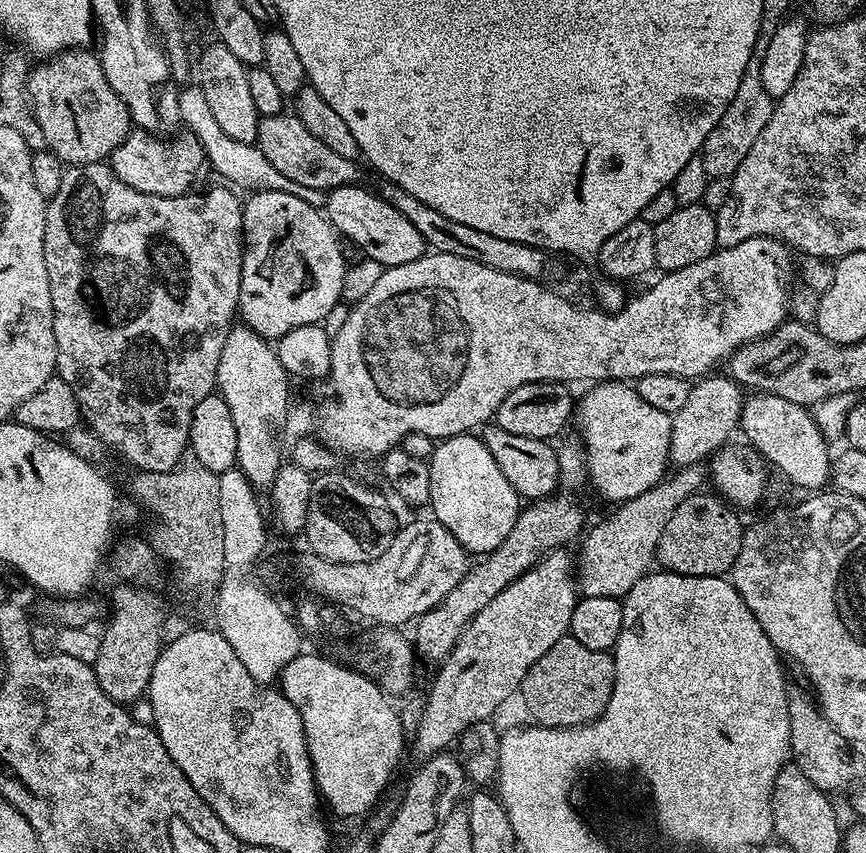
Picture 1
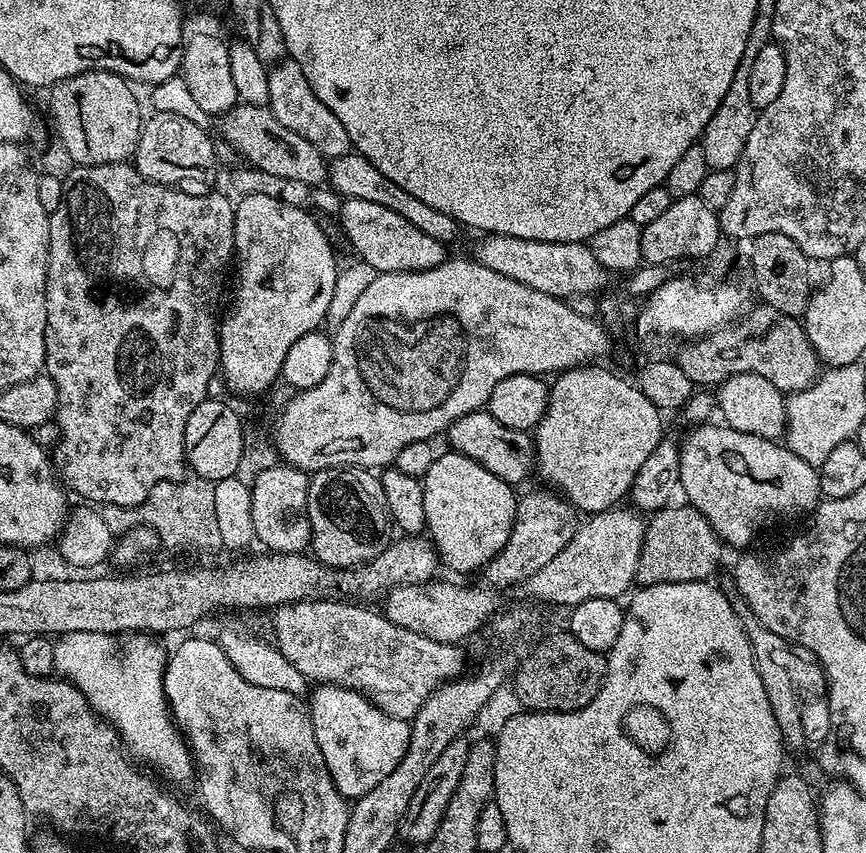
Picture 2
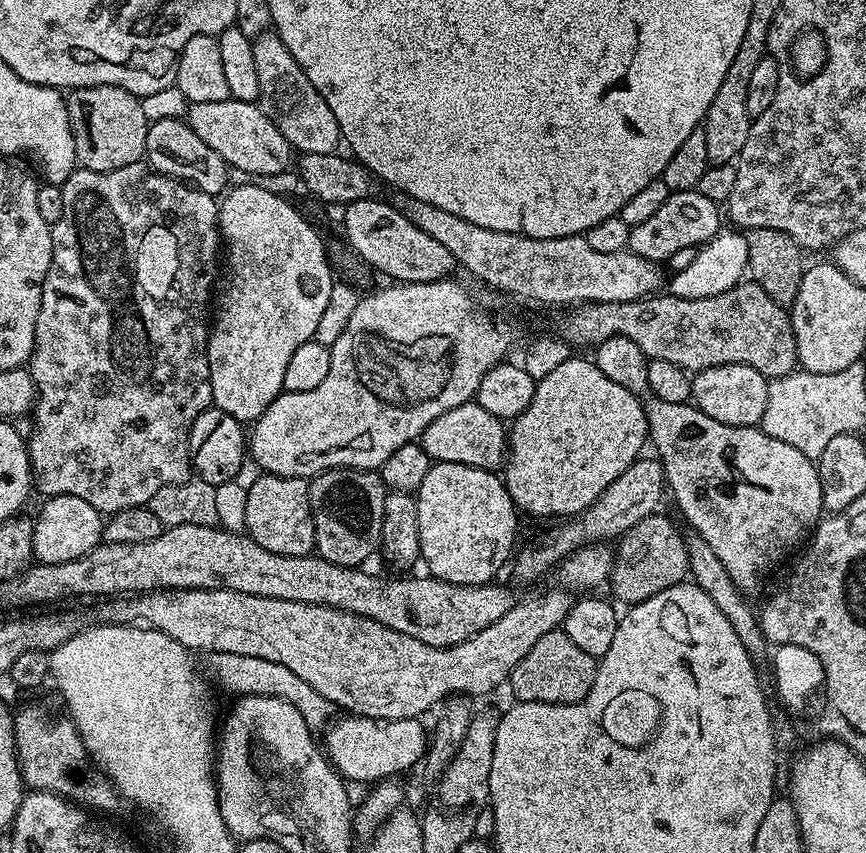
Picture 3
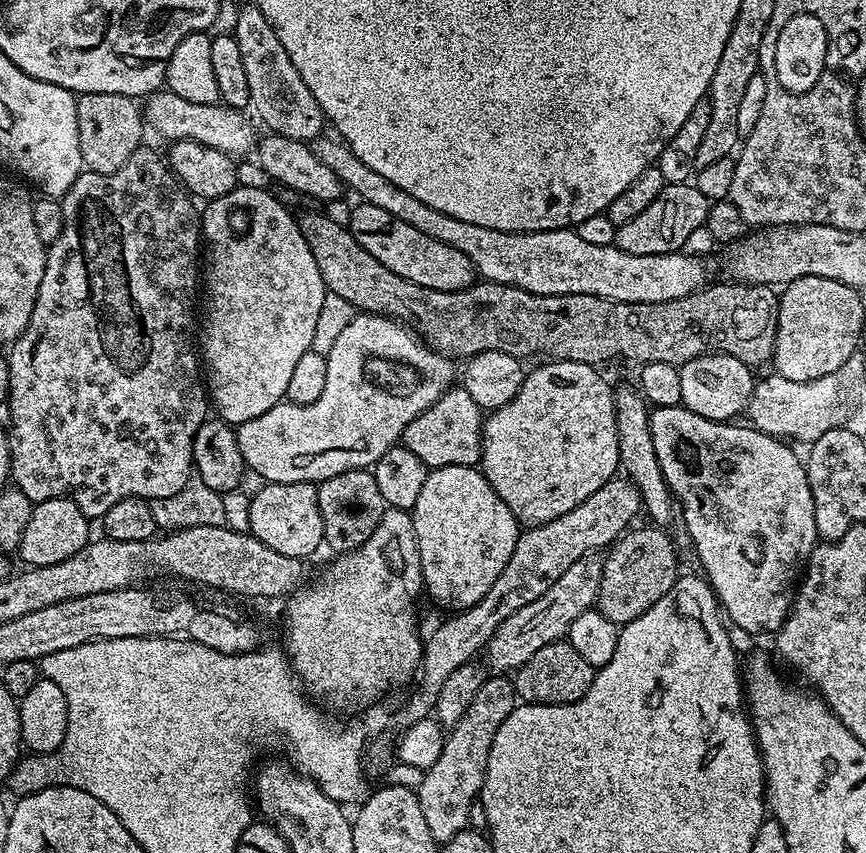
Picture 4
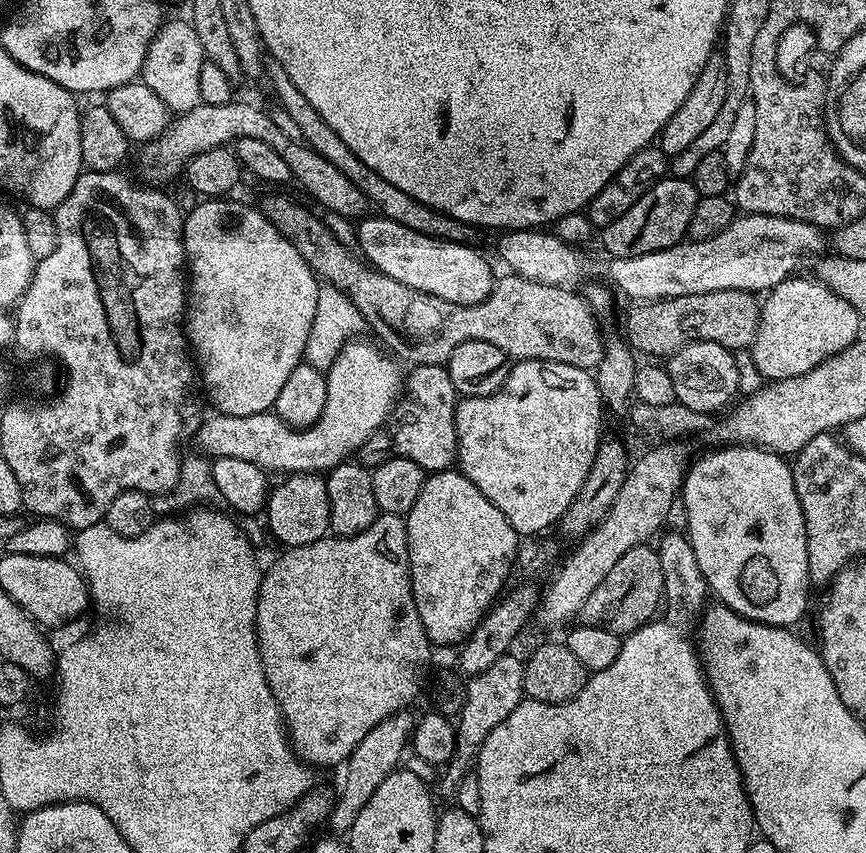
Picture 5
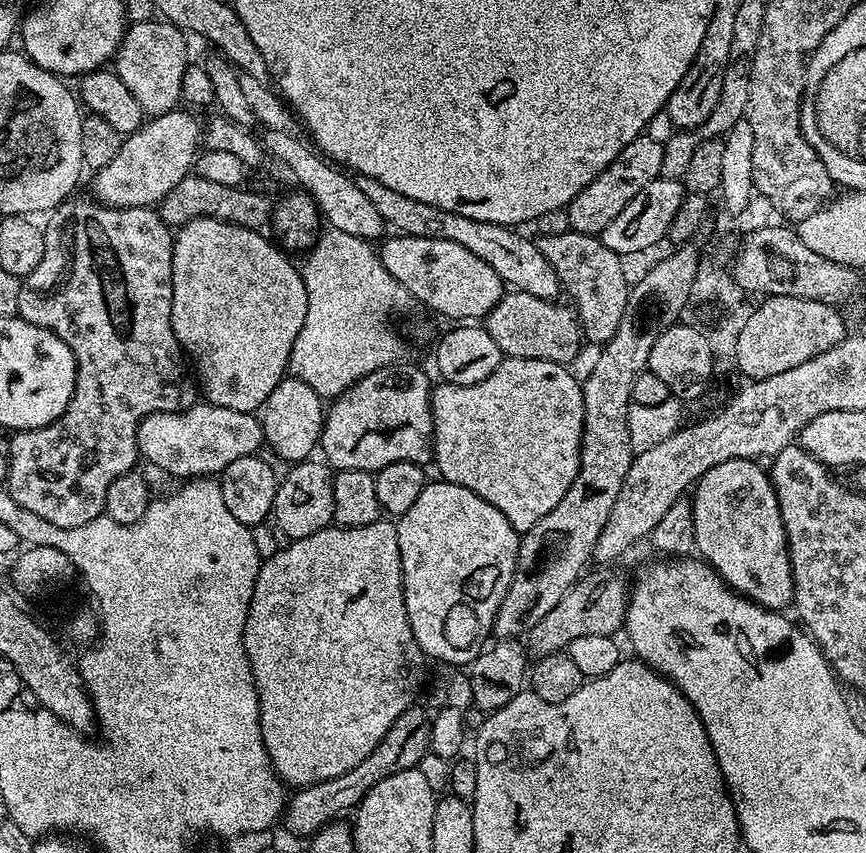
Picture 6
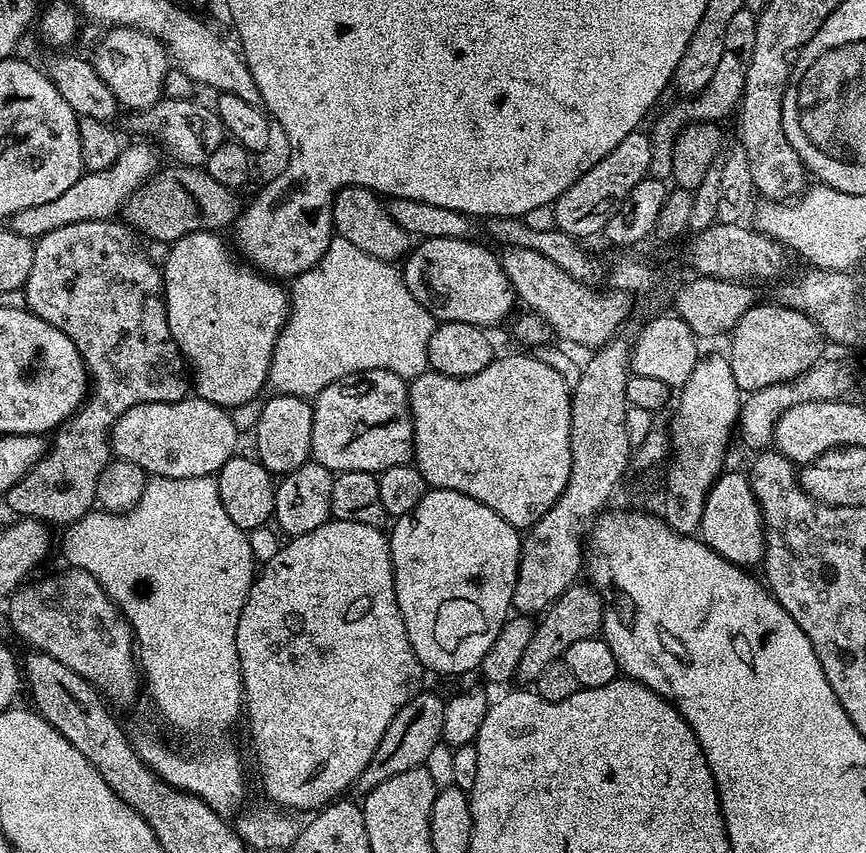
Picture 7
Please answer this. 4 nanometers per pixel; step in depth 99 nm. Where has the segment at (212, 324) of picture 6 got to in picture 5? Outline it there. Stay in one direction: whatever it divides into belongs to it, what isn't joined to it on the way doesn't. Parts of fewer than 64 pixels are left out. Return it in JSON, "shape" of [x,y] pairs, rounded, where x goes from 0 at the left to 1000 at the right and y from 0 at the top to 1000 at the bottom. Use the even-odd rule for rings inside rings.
{"shape":[[[238,232],[214,252],[211,286],[217,336],[212,386],[239,470],[241,467],[253,487],[286,489],[318,475],[327,449],[350,423],[370,331],[349,298],[300,245],[267,234]]]}

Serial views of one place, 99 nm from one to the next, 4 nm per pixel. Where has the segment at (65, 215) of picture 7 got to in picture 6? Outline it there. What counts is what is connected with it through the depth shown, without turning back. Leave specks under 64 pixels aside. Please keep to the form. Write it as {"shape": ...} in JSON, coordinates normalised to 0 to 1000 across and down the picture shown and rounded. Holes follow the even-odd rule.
{"shape":[[[200,129],[187,134],[186,136],[177,136],[174,138],[167,140],[166,144],[162,147],[159,152],[147,156],[139,165],[139,175],[136,181],[132,181],[132,185],[128,190],[122,190],[122,195],[110,198],[109,206],[111,206],[111,212],[107,213],[106,220],[111,226],[109,226],[110,233],[114,238],[122,239],[127,244],[170,244],[172,242],[184,240],[186,234],[192,232],[192,227],[196,227],[196,223],[201,223],[201,218],[215,209],[219,204],[219,198],[226,191],[226,184],[233,174],[233,145],[232,142],[226,142],[224,137],[221,136],[223,132],[208,131],[209,129]]]}

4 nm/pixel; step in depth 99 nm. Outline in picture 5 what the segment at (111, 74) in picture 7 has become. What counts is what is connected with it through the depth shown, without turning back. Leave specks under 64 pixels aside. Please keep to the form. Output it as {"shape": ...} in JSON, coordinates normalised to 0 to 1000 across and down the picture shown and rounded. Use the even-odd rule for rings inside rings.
{"shape":[[[216,22],[197,23],[186,32],[173,49],[161,93],[173,101],[173,106],[178,106],[187,120],[192,120],[195,132],[207,134],[224,129],[224,124],[232,122],[229,95],[238,67],[233,49],[229,49],[229,40],[224,40],[224,30]]]}

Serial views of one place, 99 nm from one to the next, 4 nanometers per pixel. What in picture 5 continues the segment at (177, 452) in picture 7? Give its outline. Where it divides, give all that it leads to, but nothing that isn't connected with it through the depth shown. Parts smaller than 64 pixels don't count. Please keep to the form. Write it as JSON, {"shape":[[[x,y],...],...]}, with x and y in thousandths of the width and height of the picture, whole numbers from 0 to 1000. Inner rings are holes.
{"shape":[[[420,397],[403,399],[378,433],[376,476],[367,496],[357,502],[336,502],[314,481],[286,489],[245,485],[241,492],[239,489],[232,496],[231,505],[224,512],[225,519],[231,519],[230,529],[245,537],[281,537],[311,555],[328,553],[323,556],[374,556],[398,543],[410,525],[419,526],[447,498],[469,455],[468,437],[462,437],[463,428],[438,402]]]}

